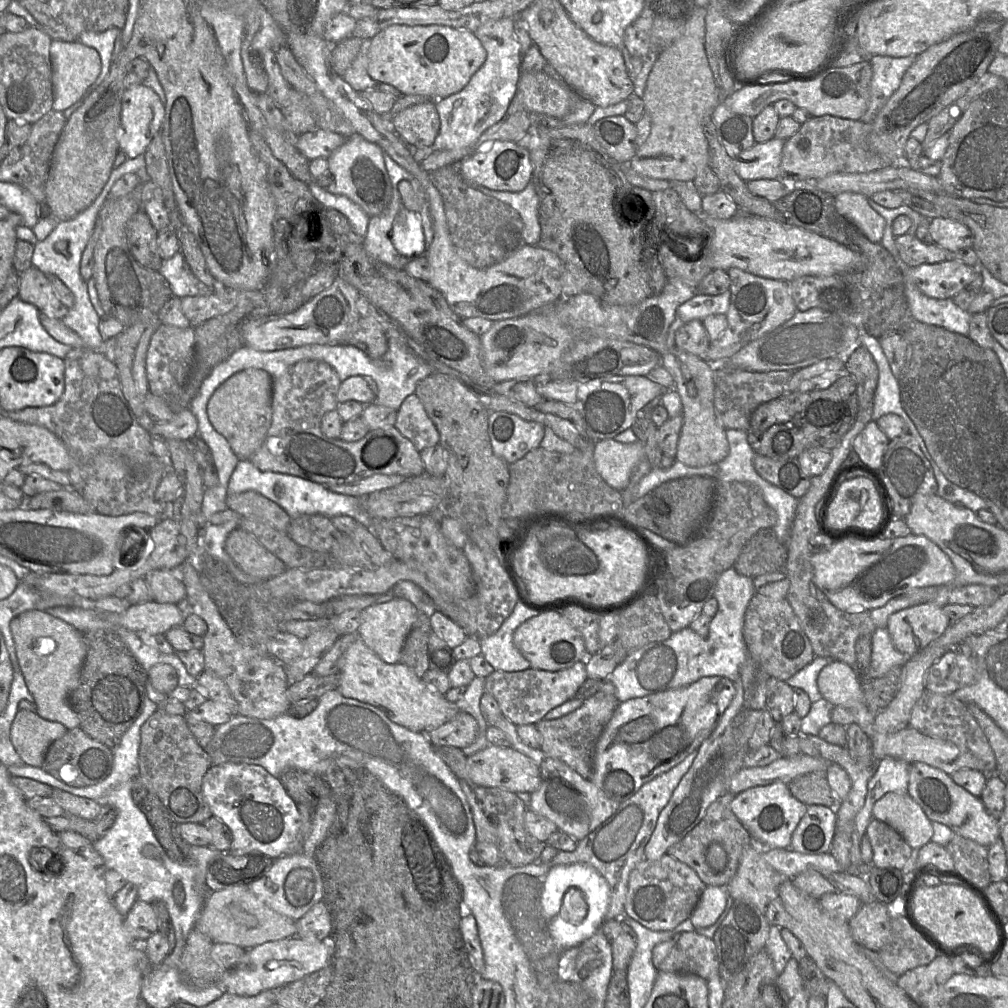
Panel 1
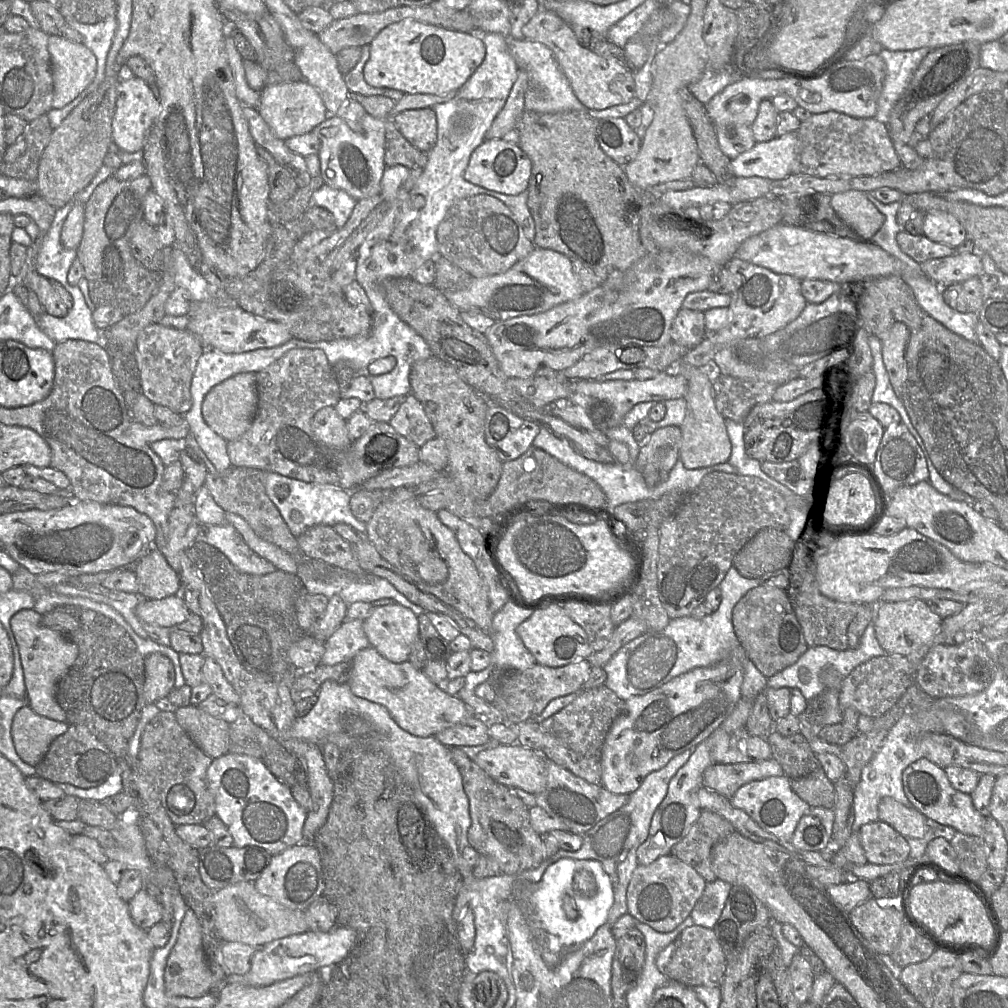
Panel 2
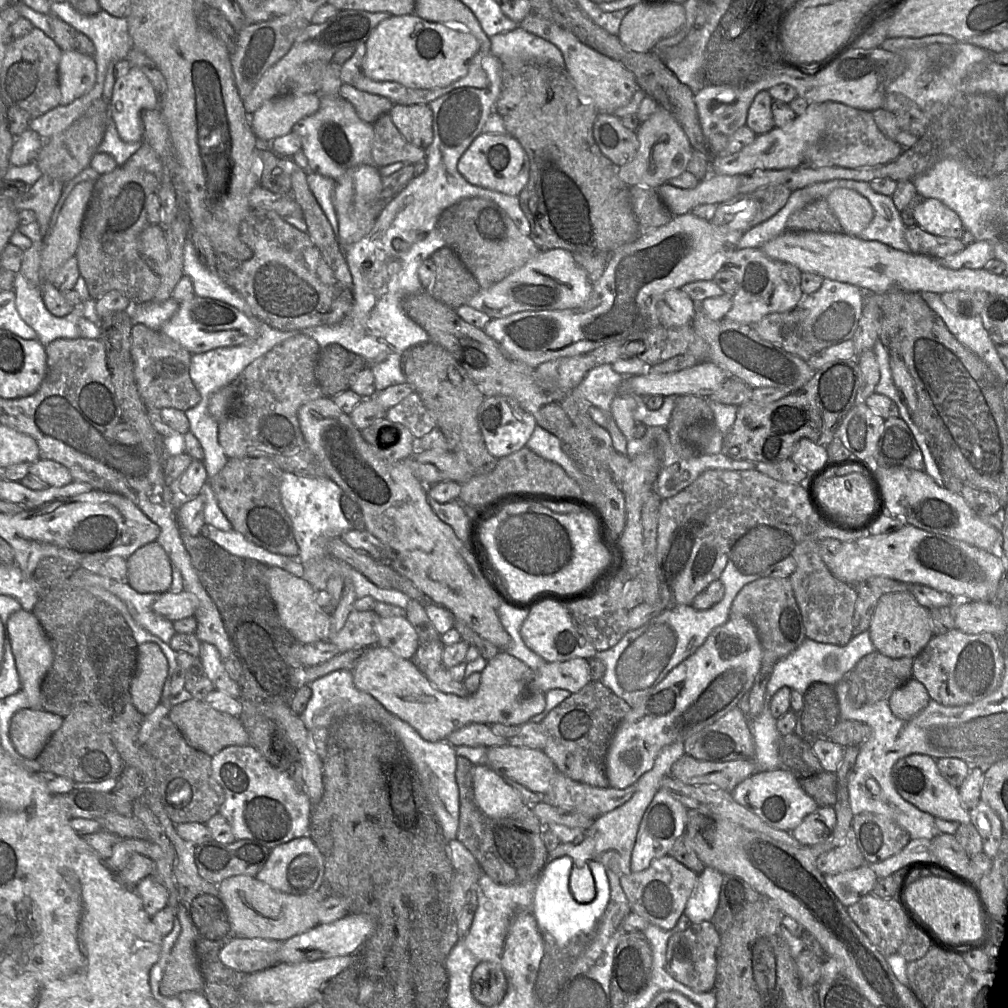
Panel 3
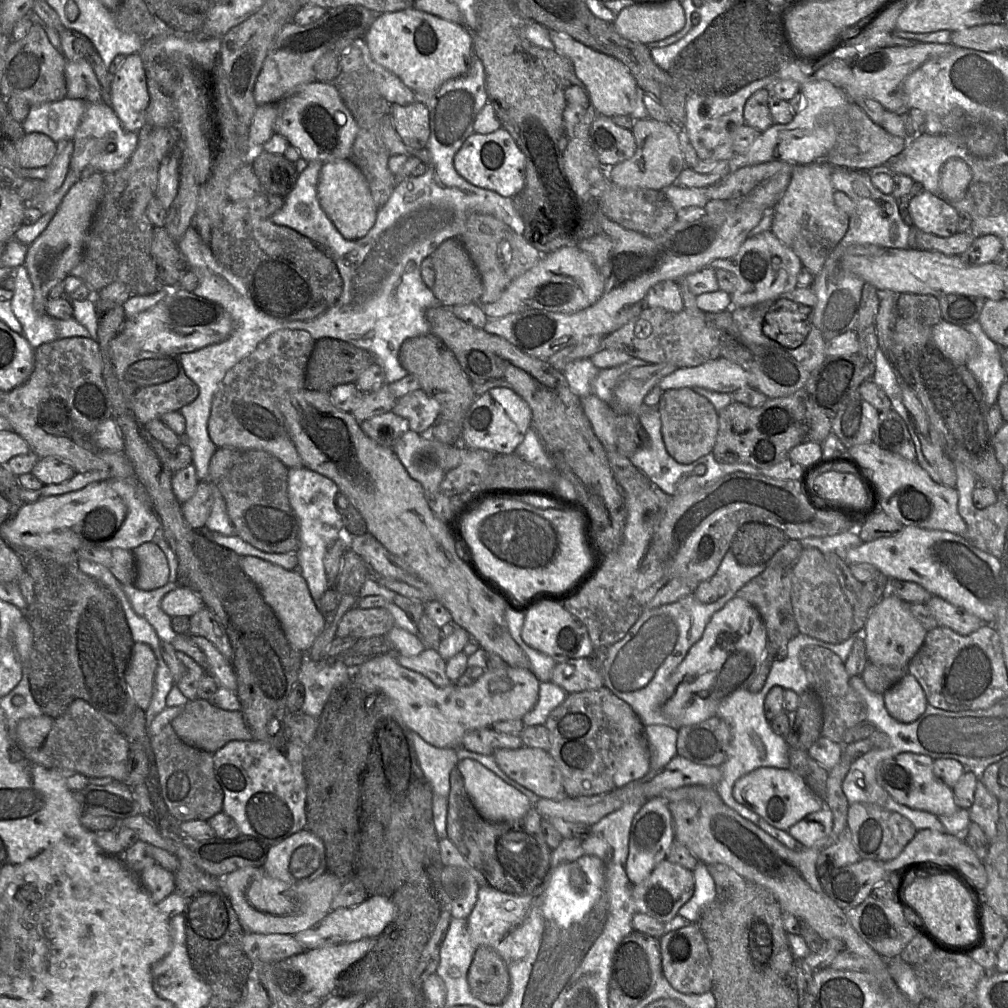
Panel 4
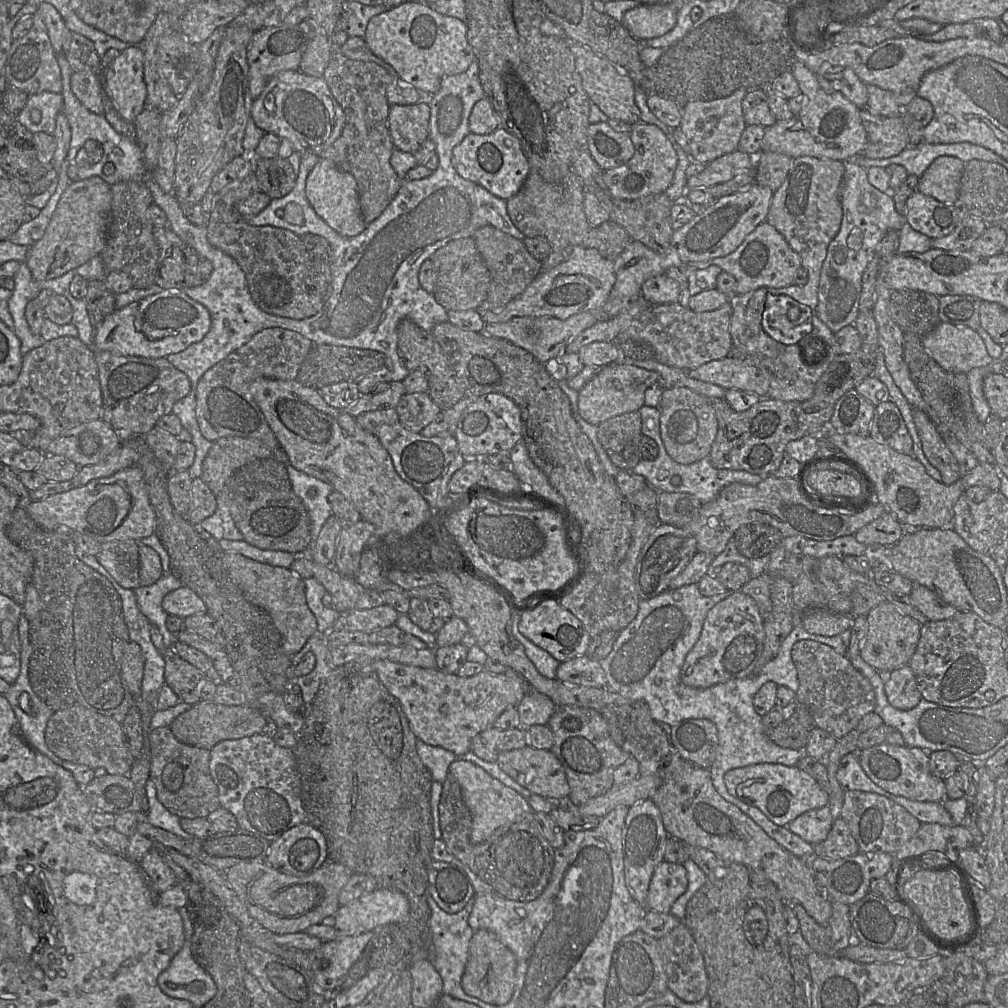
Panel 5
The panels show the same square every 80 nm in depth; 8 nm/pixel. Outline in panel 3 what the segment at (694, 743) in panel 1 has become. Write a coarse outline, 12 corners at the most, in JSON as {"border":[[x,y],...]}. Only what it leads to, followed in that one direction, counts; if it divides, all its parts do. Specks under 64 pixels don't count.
{"border":[[731,616],[619,724],[610,787],[738,707],[762,669]]}

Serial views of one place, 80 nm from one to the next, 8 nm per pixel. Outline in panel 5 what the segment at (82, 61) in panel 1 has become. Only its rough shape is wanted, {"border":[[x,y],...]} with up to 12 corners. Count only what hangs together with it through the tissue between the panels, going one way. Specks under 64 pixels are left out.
{"border":[[73,72],[71,89],[83,105],[104,114],[98,72]]}

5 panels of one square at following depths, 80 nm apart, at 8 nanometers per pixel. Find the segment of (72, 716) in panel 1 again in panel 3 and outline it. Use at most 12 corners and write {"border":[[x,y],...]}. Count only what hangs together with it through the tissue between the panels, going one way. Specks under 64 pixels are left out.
{"border":[[21,609],[7,624],[16,668],[31,708],[54,651],[38,619]]}

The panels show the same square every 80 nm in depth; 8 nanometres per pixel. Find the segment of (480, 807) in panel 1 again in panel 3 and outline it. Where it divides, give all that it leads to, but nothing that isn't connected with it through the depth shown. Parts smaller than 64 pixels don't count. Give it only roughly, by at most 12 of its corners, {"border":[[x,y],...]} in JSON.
{"border":[[456,754],[456,840],[501,885],[538,880],[544,826],[523,805],[503,818],[474,801],[474,764]]}

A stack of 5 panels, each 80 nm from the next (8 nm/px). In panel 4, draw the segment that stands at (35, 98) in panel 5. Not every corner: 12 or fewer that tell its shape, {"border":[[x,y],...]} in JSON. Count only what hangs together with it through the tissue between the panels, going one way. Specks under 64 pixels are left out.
{"border":[[65,97],[30,107],[26,134],[73,140],[88,103]]}

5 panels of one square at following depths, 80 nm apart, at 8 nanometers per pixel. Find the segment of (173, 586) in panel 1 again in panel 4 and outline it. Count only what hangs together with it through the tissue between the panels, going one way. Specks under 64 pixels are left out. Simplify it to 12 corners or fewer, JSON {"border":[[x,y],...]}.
{"border":[[157,544],[132,551],[133,583],[152,591],[169,582],[168,560]]}

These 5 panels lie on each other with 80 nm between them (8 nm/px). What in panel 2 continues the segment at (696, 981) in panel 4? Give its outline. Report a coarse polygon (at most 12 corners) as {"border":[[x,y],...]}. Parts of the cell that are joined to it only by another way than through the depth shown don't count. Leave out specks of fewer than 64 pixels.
{"border":[[694,924],[658,955],[686,986],[719,987],[726,960],[714,929]]}

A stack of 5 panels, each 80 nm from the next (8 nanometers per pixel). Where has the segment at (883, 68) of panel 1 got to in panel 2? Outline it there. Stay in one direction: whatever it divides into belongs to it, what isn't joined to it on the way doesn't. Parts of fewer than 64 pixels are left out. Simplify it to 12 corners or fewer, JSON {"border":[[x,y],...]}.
{"border":[[926,47],[882,48],[886,75],[874,116],[888,123]]}

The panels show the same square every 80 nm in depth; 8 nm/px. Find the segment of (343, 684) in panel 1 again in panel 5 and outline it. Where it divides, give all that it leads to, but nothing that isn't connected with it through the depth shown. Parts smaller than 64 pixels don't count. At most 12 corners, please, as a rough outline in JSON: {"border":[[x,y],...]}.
{"border":[[391,660],[371,670],[417,739],[469,752],[531,689]]}

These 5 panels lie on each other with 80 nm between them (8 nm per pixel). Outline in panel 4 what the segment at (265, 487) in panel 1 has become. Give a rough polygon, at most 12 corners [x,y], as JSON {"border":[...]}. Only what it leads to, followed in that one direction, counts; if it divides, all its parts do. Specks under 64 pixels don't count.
{"border":[[288,468],[300,522],[296,556],[319,610],[329,589],[324,557],[345,535],[333,480]]}

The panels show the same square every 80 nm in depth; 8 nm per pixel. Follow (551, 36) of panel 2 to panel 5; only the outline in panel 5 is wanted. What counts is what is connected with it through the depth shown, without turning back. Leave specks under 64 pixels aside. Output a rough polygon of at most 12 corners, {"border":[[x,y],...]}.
{"border":[[569,42],[589,100],[608,119],[640,120],[623,68]]}

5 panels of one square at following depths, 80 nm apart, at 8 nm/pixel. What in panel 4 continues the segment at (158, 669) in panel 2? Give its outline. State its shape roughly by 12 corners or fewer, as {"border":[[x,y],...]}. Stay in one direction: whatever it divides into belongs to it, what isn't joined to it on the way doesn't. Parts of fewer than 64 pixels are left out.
{"border":[[136,643],[125,670],[134,701],[151,702],[157,659]]}

